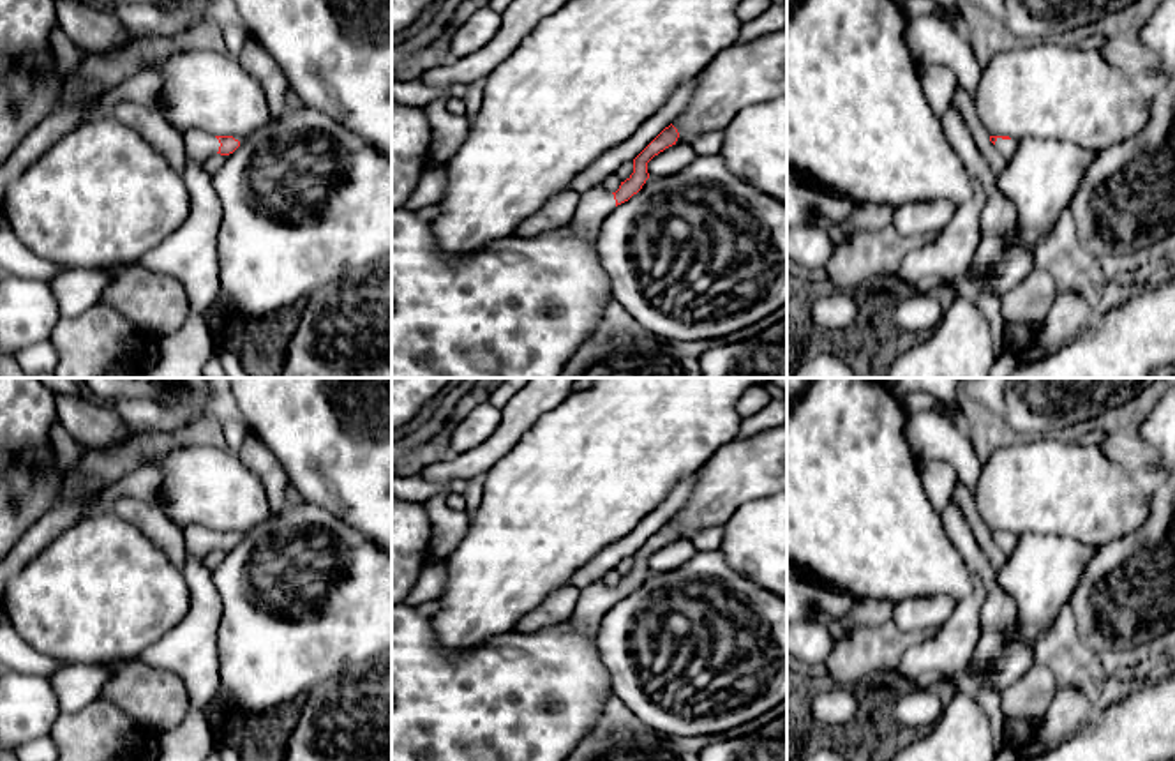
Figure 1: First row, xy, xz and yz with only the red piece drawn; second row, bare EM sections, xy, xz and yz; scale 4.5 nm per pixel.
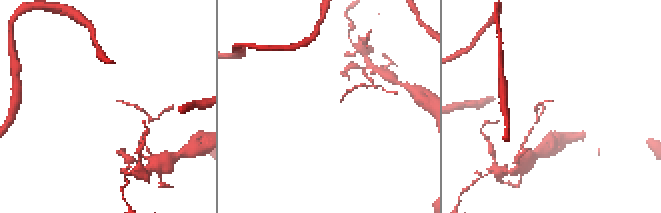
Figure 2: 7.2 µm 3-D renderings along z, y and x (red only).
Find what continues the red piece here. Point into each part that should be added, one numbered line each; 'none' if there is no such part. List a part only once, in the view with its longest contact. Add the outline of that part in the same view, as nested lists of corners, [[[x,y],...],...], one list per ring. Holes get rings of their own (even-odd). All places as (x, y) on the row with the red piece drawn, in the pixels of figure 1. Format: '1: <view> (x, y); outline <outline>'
1: yz (1006, 147); outline [[[997,138],[995,147],[1007,161],[1011,159],[1016,148],[1013,139],[1002,139],[1002,138]]]

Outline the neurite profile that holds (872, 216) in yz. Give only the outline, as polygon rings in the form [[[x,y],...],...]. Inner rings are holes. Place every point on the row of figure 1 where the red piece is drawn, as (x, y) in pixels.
[[[879,203],[856,205],[850,214],[850,224],[864,231],[879,231],[893,224],[894,208]]]

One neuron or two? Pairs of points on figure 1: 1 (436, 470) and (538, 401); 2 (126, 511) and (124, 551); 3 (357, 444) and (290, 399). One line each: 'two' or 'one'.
1: one
2: two
3: one

